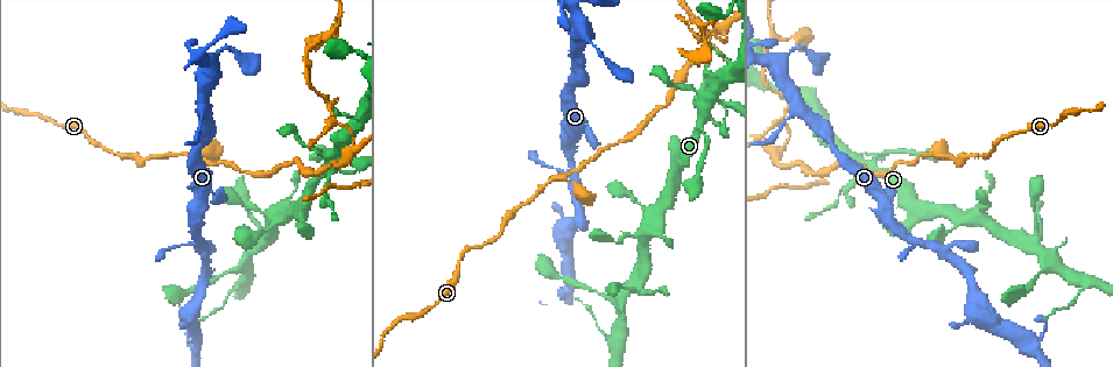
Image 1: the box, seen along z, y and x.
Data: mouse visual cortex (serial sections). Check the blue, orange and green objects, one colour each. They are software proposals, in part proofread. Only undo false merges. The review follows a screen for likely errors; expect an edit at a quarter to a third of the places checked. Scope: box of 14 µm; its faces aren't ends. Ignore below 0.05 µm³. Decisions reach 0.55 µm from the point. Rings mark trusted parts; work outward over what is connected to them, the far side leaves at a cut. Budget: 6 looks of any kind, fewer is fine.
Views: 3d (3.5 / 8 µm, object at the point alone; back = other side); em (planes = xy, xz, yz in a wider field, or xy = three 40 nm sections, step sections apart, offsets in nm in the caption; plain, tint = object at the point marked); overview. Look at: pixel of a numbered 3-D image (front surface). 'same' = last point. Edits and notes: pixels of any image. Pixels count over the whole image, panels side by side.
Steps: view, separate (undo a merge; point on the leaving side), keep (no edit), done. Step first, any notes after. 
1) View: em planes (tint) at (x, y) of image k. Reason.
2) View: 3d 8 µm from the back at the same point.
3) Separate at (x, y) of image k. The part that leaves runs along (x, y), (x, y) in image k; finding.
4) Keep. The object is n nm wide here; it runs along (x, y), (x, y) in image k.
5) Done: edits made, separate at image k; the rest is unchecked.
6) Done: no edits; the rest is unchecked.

View: 3d 8 µm from the back at (874, 163) of image 1. Sharp bend.

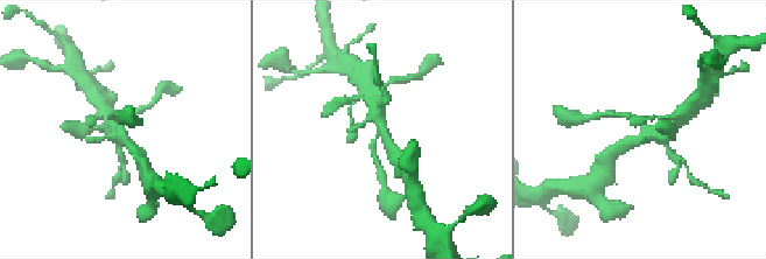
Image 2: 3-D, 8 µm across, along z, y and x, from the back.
View: 3d 3.5 µm at (379, 125) of image 2.

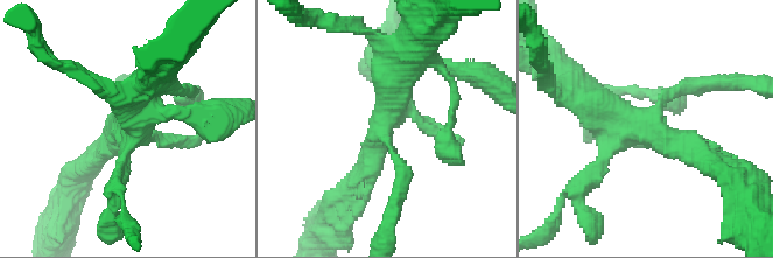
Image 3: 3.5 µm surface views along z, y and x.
View: em xy step 5 (tint) at (655, 114) of image 3. Need the tissue.

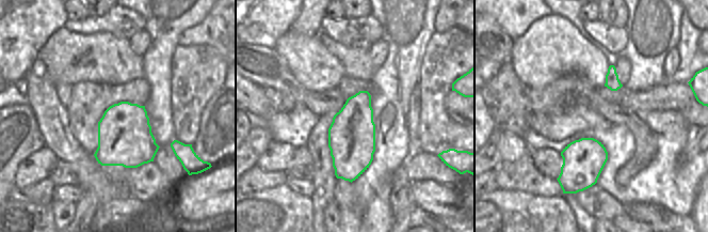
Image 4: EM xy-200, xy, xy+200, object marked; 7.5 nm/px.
Keep. The object is 360 nm wide here; it runs along (97, 154), (118, 137), (136, 83) in image 3; all the same cell.

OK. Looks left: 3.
View: 3d 3.5 µm at (923, 154) of image 1. Two arms in line, one across.

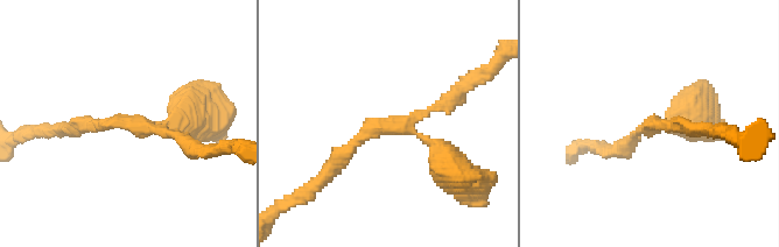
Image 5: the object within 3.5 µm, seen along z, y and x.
View: em xy step 3 (tint) at (652, 126) of image 5. 3 arms meet here; the arms are 150, 200, 450 nm wide; now the EM.

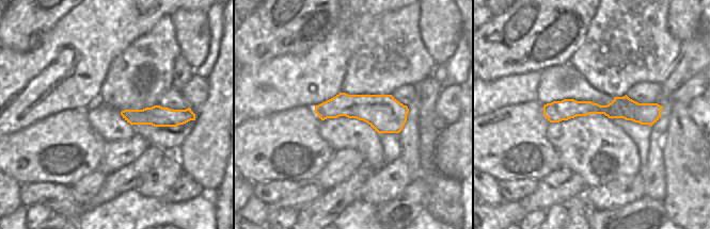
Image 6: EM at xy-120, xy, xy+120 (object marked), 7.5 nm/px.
Keep. It runs along (339, 161), (374, 125), (404, 125), (468, 86) in image 5; all the same cell.

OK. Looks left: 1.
Done: no edits; the rest is unchecked.

